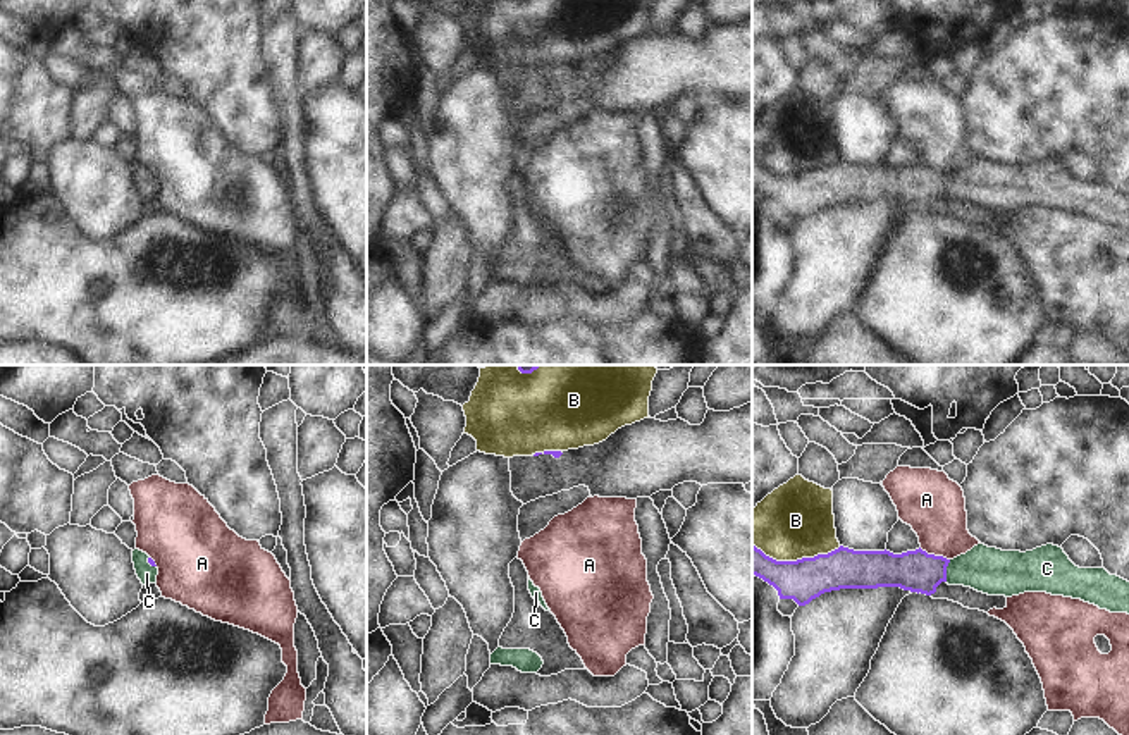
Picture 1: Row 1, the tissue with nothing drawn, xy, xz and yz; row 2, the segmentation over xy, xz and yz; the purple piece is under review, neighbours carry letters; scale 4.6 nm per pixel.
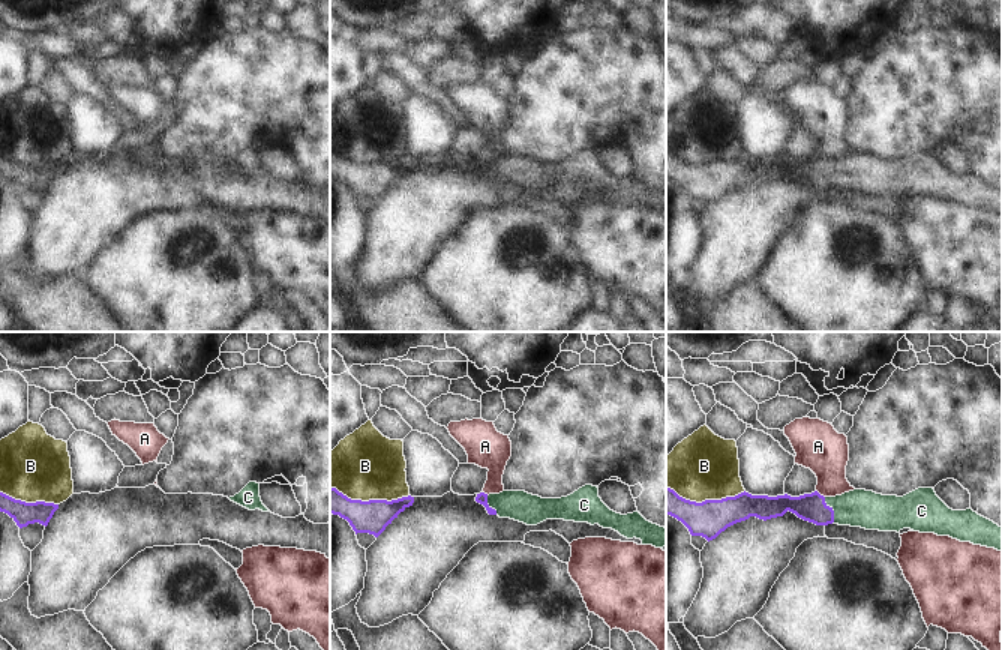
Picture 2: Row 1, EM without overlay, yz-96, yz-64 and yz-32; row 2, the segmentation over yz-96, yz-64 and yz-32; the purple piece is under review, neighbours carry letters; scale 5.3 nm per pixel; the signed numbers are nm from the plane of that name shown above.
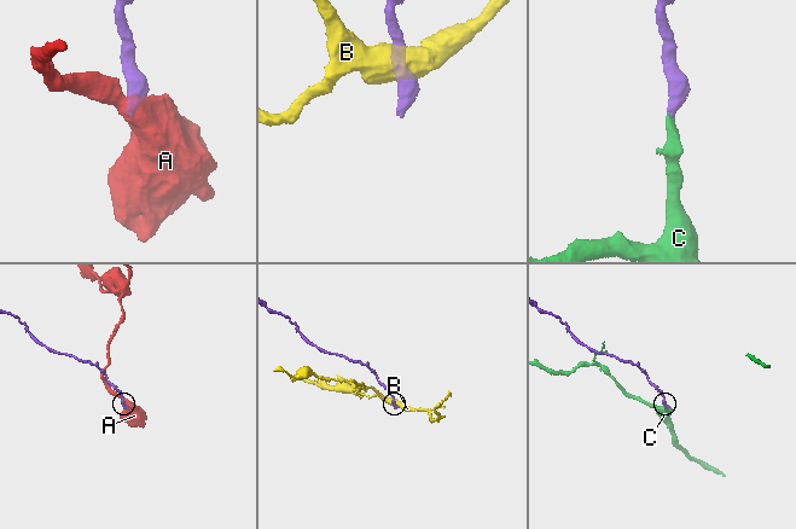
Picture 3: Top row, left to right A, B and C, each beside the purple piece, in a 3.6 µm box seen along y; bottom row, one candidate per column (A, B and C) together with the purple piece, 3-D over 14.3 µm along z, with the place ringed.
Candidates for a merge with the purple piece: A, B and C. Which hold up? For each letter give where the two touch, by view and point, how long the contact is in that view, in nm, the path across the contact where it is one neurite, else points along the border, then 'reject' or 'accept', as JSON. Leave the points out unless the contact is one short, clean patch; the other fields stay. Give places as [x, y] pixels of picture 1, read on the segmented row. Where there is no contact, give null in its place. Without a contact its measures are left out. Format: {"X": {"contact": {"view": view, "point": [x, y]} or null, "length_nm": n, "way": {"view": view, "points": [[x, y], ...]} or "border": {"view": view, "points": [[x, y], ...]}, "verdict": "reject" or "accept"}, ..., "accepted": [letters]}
{"A": {"contact": {"view": "yz", "point": [933, 555]}, "length_nm": 160, "border": {"view": "yz", "points": [[919, 548], [949, 560]]}, "verdict": "reject"}, "B": {"contact": {"view": "yz", "point": [797, 560]}, "length_nm": 420, "verdict": "reject"}, "C": {"contact": {"view": "yz", "point": [945, 570]}, "length_nm": 110, "way": {"view": "yz", "points": [[916, 570], [945, 570], [988, 570]]}, "verdict": "accept"}, "accepted": ["C"]}

